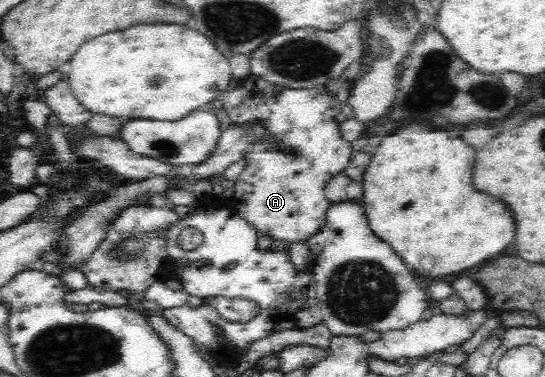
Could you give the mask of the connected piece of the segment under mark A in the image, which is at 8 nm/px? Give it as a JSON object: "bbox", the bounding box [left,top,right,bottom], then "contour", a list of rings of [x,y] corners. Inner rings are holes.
{"bbox":[221,74,352,246],"contour":[[[251,74],[242,77],[233,90],[226,90],[221,95],[221,101],[233,123],[246,125],[248,122],[265,122],[265,129],[269,130],[269,135],[263,140],[245,149],[243,156],[248,158],[248,165],[237,177],[232,196],[236,211],[256,228],[258,237],[266,235],[283,246],[294,242],[306,243],[327,222],[326,211],[332,203],[326,200],[324,183],[332,175],[342,173],[352,155],[350,142],[342,138],[339,123],[334,120],[341,112],[334,92],[326,91],[326,86],[282,87]]]}

